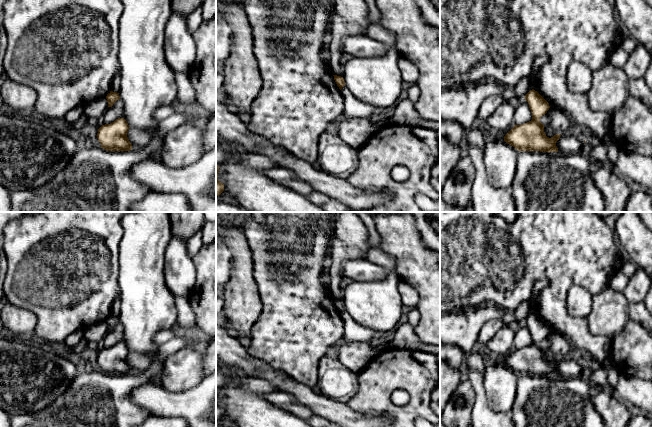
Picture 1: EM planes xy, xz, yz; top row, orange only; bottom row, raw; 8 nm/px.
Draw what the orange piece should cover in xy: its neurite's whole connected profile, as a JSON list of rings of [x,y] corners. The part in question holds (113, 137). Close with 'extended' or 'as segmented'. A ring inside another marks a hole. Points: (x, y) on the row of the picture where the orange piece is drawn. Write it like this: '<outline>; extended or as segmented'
[[[118,118],[110,124],[102,125],[97,133],[101,148],[107,151],[132,150],[132,144],[127,137],[129,128],[124,118]]]; as segmented

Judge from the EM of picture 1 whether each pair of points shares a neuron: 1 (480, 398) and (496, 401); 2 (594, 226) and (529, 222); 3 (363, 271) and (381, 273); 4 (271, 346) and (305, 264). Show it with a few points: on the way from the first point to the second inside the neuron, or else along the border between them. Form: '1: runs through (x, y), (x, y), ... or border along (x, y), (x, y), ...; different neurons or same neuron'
1: border along (481, 376), (487, 404), (496, 411), (505, 412); different neurons
2: runs through (578, 226), (558, 226), (554, 222), (545, 222); same neuron
3: runs through (367, 271), (377, 273); same neuron
4: runs through (291, 326), (293, 324), (293, 284); same neuron

